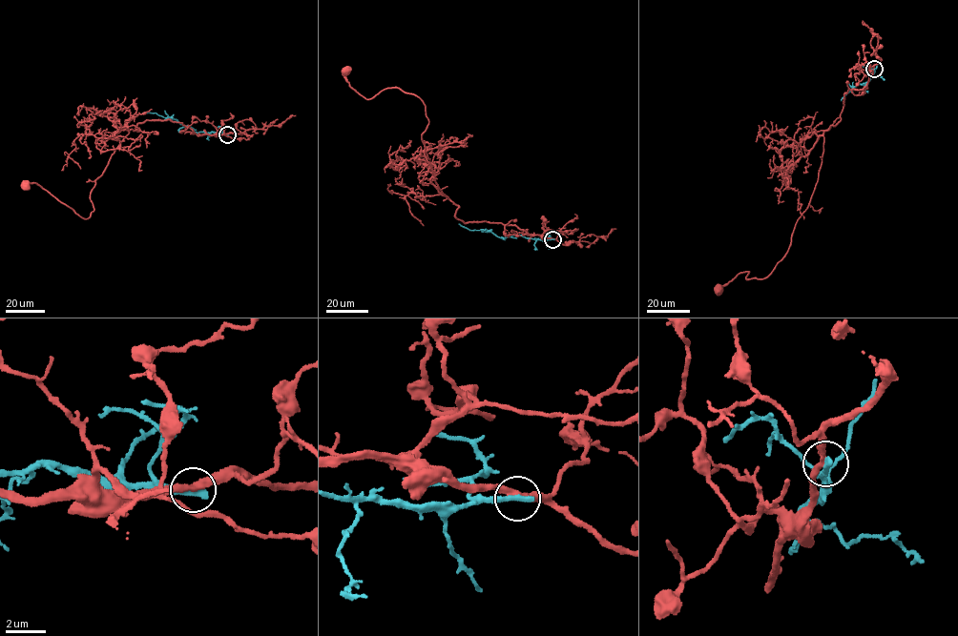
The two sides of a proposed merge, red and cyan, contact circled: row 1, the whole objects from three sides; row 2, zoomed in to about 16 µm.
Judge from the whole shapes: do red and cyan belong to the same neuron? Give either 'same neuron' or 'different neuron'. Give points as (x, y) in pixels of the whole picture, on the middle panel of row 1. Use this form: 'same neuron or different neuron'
different neuron

